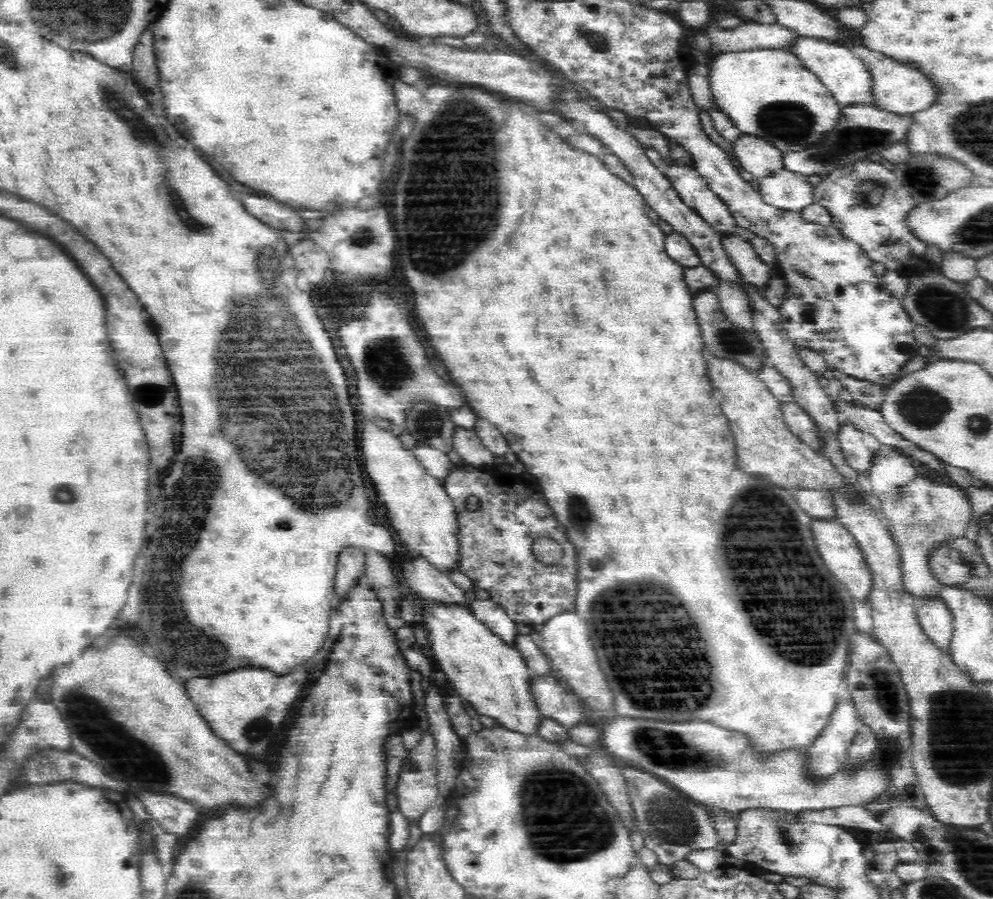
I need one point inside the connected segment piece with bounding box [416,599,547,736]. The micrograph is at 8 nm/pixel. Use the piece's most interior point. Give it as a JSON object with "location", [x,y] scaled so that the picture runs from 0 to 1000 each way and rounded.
{"location":[497,754]}

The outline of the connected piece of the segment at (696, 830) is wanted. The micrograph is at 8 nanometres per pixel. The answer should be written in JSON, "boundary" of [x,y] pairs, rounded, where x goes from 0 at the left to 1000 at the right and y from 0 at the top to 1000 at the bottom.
{"boundary":[[[633,850],[630,854],[626,854],[624,860],[630,869],[637,892],[645,928],[656,945],[662,950],[665,961],[677,961],[679,957],[691,956],[696,948],[721,943],[726,937],[714,914],[711,898],[686,881],[679,881],[667,868],[659,865],[653,859],[636,854]]]}

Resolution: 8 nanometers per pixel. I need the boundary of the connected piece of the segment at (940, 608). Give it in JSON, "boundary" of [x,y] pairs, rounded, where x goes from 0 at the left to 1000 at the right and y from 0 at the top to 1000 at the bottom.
{"boundary":[[[946,660],[925,664],[922,677],[923,689],[937,712],[955,722],[960,705],[960,683]]]}

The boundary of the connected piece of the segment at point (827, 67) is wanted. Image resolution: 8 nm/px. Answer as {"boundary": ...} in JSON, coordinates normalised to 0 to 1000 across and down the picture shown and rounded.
{"boundary":[[[806,41],[798,51],[804,65],[832,95],[848,120],[860,117],[880,117],[880,86],[867,67],[860,63],[852,50],[828,43]]]}

